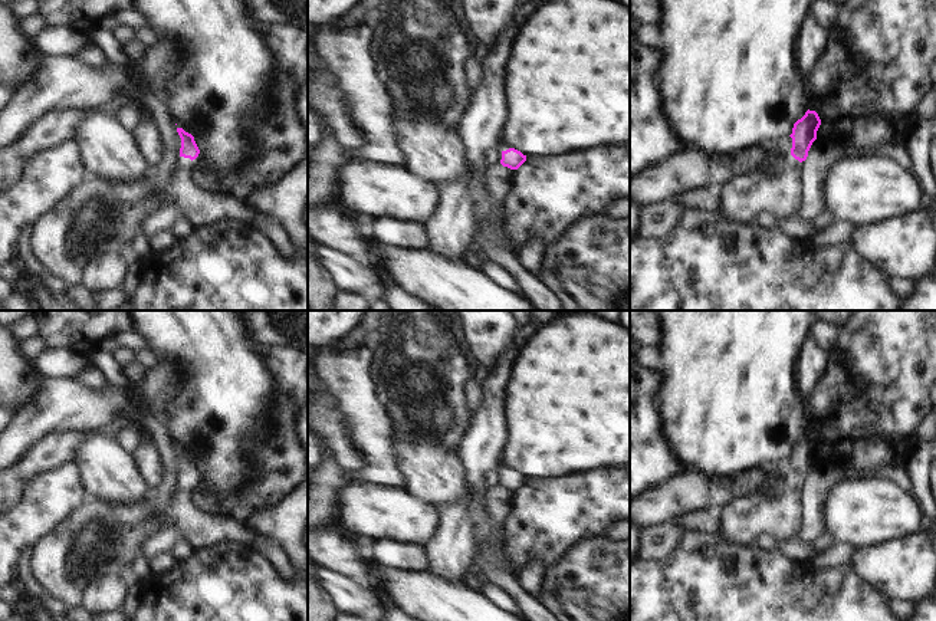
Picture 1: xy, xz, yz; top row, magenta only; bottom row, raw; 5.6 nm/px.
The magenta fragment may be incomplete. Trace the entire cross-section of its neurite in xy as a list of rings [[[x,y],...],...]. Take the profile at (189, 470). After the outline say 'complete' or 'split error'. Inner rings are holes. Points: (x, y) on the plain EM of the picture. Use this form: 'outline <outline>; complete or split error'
outline [[[177,450],[177,454],[181,460],[180,482],[162,512],[154,512],[144,503],[132,506],[108,503],[88,492],[83,503],[33,549],[33,576],[47,594],[69,610],[83,607],[85,591],[102,576],[131,576],[131,565],[142,553],[142,543],[162,526],[171,526],[194,551],[221,542],[254,546],[267,539],[250,529],[243,518],[227,518],[201,509],[193,486],[200,476],[194,459],[183,450]]]; split error

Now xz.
outline [[[500,461],[499,470],[502,472],[500,486],[503,489],[518,492],[526,483],[526,477],[515,470],[510,470],[503,461]]]; split error

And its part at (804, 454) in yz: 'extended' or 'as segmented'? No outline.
extended

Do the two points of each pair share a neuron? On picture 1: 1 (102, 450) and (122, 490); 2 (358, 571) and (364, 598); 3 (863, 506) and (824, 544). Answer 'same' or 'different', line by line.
1: same
2: different
3: different

